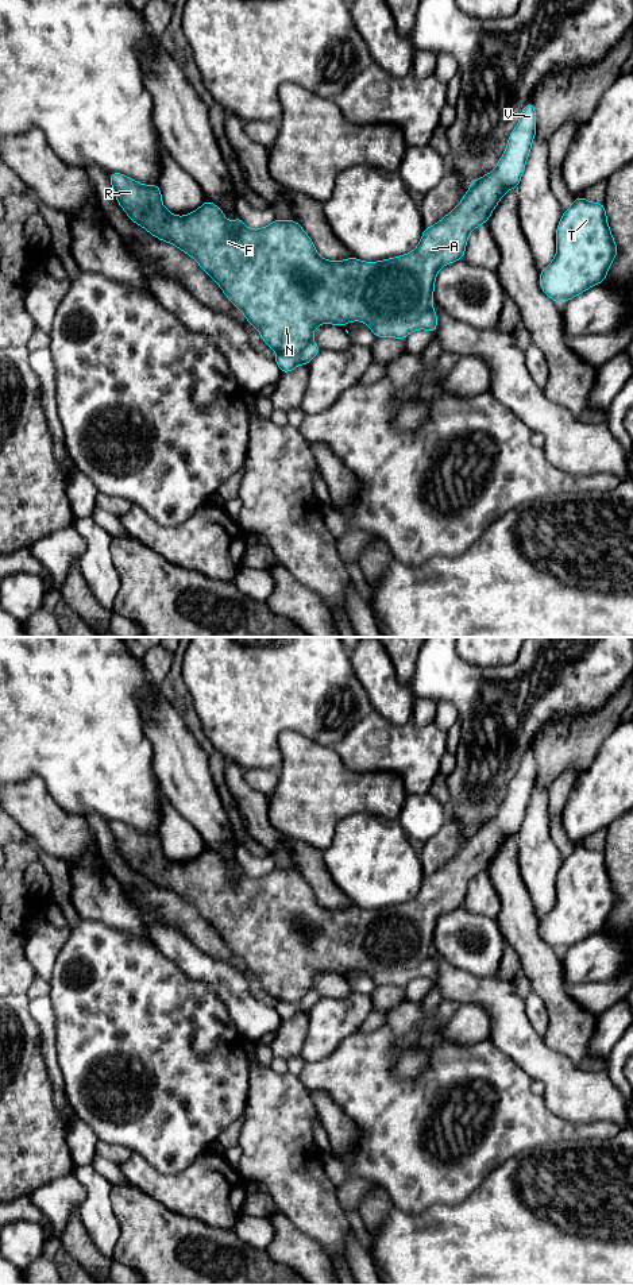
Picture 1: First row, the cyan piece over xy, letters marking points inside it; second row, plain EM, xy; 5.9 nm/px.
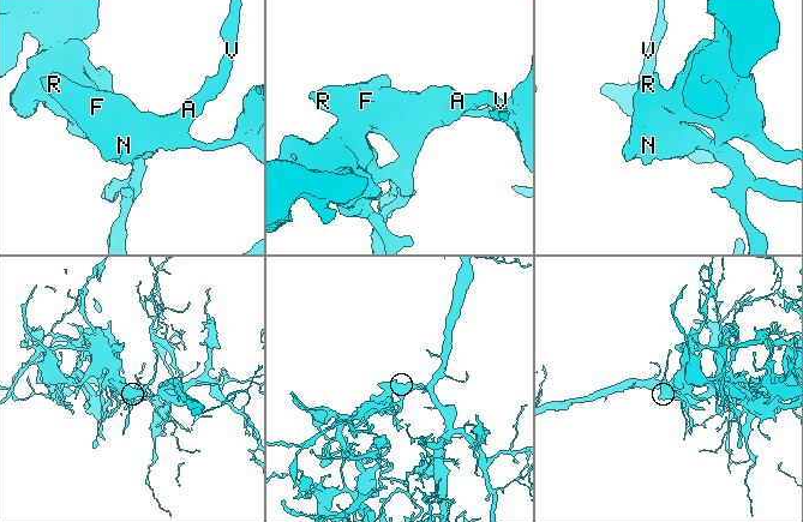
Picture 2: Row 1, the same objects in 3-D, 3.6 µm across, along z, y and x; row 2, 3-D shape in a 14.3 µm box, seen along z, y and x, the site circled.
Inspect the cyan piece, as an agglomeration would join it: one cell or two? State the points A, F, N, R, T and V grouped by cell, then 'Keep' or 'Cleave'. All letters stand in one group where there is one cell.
Groups: A F N R V / T. Cleave

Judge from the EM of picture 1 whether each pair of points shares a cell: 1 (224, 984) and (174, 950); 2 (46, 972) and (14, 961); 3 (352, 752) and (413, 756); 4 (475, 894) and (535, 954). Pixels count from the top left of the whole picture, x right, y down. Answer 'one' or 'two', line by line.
1: one
2: two
3: one
4: two

